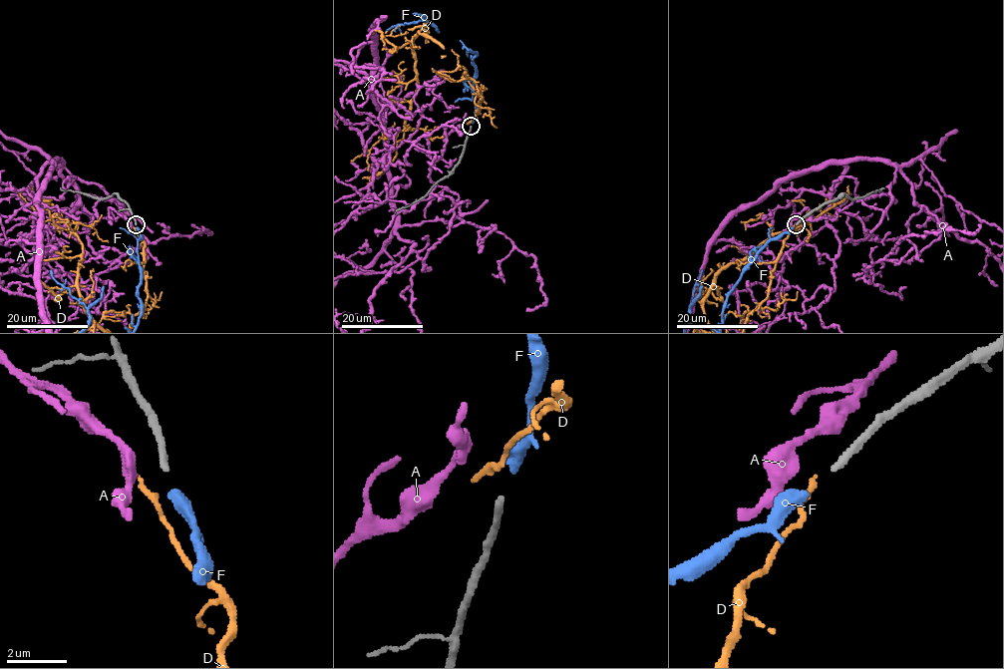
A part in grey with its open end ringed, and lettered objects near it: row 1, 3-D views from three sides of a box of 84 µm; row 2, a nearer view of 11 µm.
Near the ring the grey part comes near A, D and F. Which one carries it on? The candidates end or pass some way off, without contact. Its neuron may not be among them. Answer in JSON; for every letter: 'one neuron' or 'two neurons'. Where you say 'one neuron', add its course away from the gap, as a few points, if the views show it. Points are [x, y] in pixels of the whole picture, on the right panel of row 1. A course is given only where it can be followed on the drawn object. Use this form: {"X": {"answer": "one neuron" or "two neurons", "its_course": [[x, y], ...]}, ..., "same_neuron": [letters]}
{"A": {"answer": "two neurons"}, "D": {"answer": "two neurons"}, "F": {"answer": "one neuron"}, "same_neuron": ["F"]}

